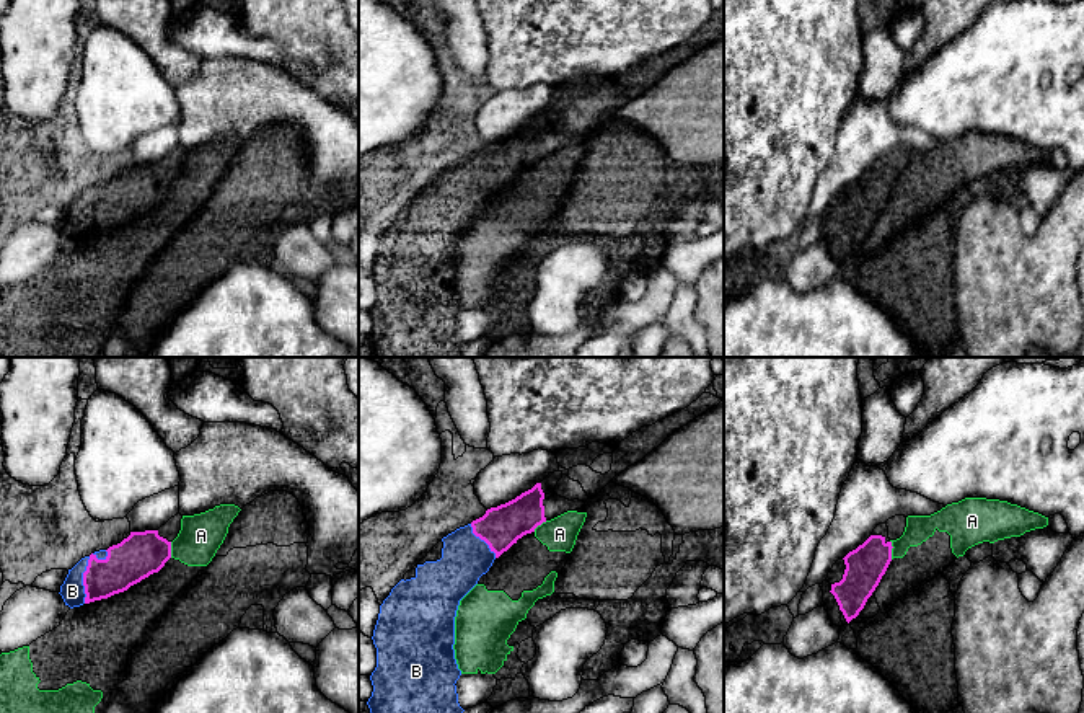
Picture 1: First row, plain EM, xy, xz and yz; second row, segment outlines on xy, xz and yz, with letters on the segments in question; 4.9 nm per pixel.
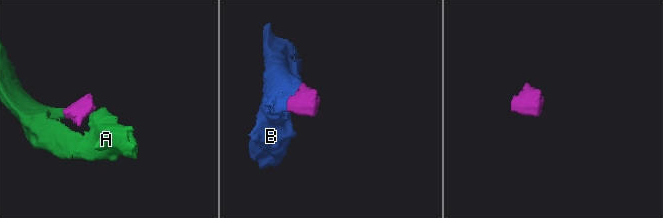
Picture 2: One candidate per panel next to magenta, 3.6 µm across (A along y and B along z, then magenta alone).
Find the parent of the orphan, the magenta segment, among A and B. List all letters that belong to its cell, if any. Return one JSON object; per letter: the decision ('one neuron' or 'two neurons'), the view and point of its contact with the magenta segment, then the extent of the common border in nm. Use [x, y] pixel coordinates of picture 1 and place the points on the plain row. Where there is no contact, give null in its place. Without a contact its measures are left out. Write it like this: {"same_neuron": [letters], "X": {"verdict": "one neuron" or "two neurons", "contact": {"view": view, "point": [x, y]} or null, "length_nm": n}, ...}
{"same_neuron": ["B"], "A": {"verdict": "two neurons", "contact": {"view": "yz", "point": [890, 185]}, "length_nm": 100}, "B": {"verdict": "one neuron", "contact": {"view": "xy", "point": [83, 214]}, "length_nm": 240}}

